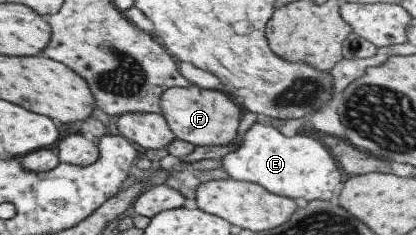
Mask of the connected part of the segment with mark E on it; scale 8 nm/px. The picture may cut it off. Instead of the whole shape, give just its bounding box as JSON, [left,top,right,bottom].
[220,122,340,199]

